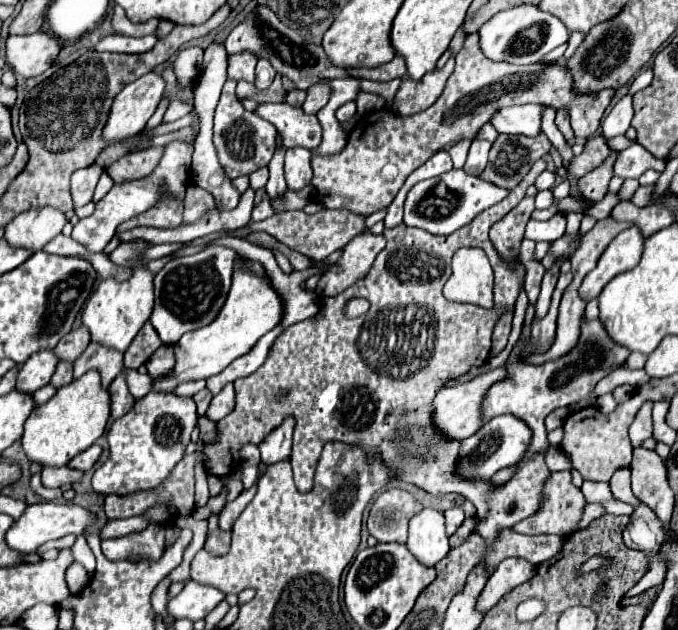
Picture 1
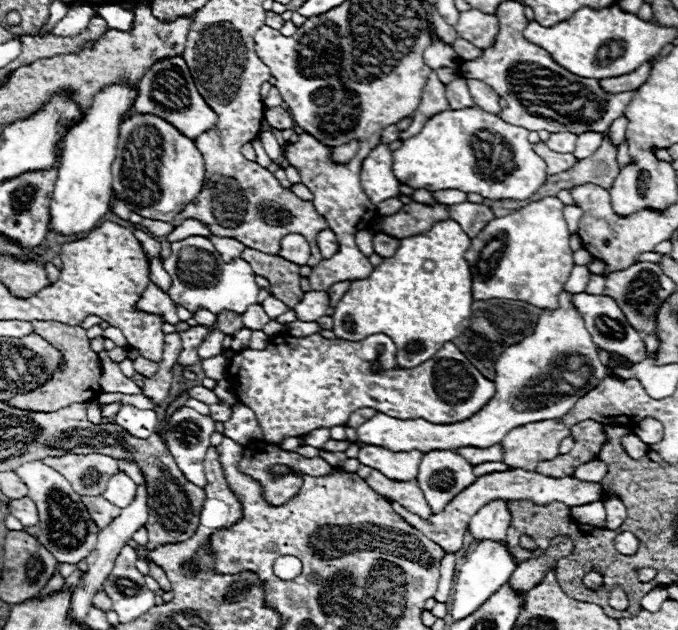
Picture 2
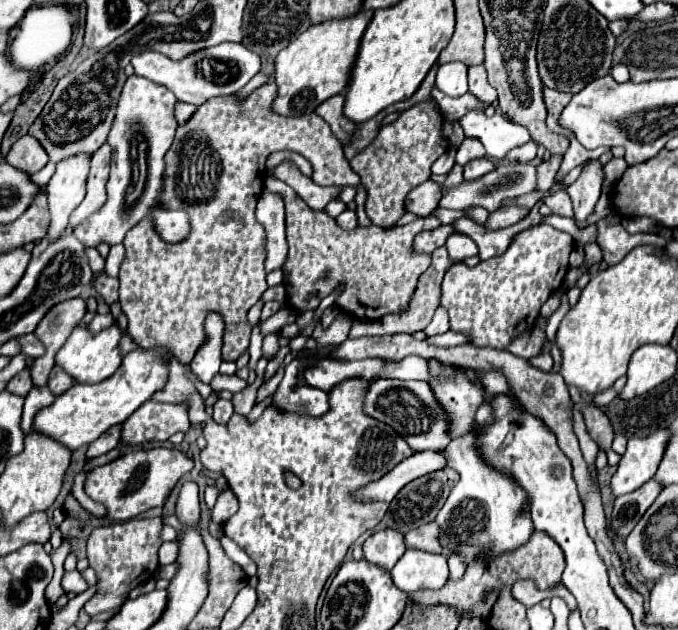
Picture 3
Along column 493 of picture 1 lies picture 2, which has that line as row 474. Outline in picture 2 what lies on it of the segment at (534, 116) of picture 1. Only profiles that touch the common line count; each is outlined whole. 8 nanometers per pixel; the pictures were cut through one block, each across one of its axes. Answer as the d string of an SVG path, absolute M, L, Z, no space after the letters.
M118 472L116 476L110 478L106 492L102 494L110 504L116 504L118 508L126 508L134 496L136 496L136 482L128 478L126 474Z

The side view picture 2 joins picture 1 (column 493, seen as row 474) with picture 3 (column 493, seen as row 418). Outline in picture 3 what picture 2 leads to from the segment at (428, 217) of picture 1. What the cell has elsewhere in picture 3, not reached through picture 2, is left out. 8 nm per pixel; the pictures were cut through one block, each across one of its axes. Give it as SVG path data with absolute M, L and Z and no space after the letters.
M500 164L488 176L482 176L480 180L462 180L458 186L452 186L448 192L442 194L440 208L450 210L468 210L474 206L482 206L488 212L494 212L502 206L506 198L518 198L522 194L536 190L536 172L532 172L532 164Z

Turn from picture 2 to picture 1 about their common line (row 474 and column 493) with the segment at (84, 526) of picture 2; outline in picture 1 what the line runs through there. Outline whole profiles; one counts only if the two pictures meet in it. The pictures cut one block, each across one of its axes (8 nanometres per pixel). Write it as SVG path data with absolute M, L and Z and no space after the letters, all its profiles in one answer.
M526 4L526 6L516 6L496 14L490 22L486 22L478 30L478 36L480 36L480 50L490 60L496 60L496 62L504 60L510 64L526 66L542 60L544 54L564 44L568 40L568 30L560 20L556 20L548 12L542 12L538 6Z

